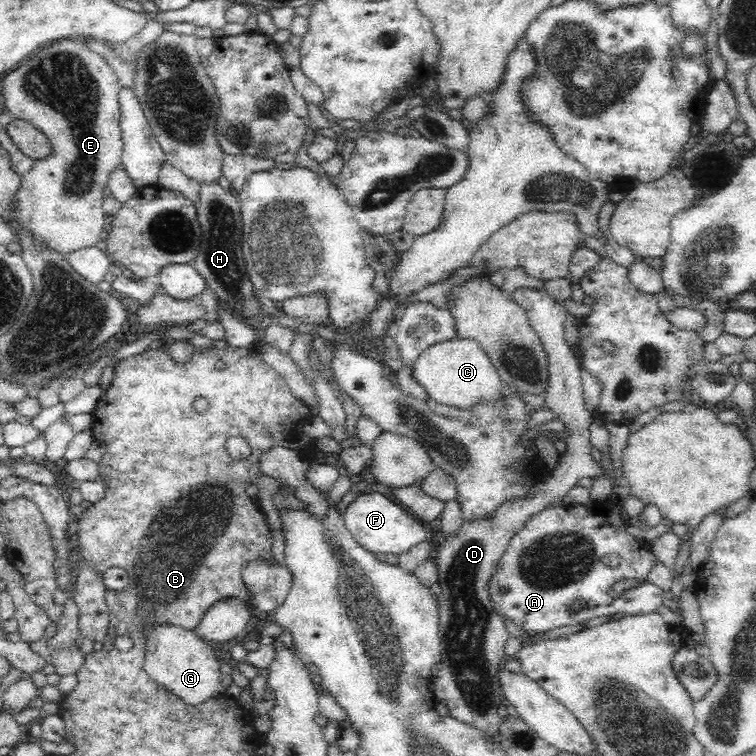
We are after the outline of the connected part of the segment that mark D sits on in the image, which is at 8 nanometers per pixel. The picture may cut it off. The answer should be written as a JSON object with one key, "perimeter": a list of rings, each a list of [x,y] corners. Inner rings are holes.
{"perimeter":[[[516,288],[513,299],[525,310],[530,326],[537,331],[542,348],[546,353],[546,370],[549,386],[545,390],[545,405],[566,425],[567,449],[544,485],[538,485],[520,500],[508,501],[498,506],[492,516],[482,522],[462,522],[460,529],[450,533],[437,556],[438,583],[442,593],[438,597],[438,636],[441,642],[442,670],[437,676],[430,676],[428,689],[437,702],[450,708],[450,716],[475,726],[478,730],[496,735],[502,722],[498,707],[504,700],[499,684],[498,670],[504,658],[504,647],[510,638],[502,618],[494,612],[488,595],[488,578],[494,572],[498,558],[504,554],[512,536],[519,532],[535,514],[542,510],[562,505],[563,498],[580,479],[597,479],[604,474],[590,454],[589,425],[593,413],[586,411],[583,402],[581,368],[576,356],[564,339],[564,322],[568,312],[562,302],[556,300],[544,288]]]}

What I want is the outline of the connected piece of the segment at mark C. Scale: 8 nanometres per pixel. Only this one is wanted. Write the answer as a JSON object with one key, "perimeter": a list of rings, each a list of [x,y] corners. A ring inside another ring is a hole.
{"perimeter":[[[453,338],[443,343],[437,342],[423,350],[412,364],[412,377],[416,383],[422,385],[429,398],[436,403],[452,406],[455,409],[473,409],[474,405],[486,405],[501,395],[504,395],[502,381],[494,365],[486,356],[482,347],[471,338]]]}

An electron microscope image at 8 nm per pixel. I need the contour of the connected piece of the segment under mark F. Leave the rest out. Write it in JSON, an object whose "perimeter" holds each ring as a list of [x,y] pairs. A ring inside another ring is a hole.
{"perimeter":[[[359,493],[343,512],[343,521],[354,541],[373,555],[401,555],[416,544],[426,541],[428,531],[413,515],[408,515],[397,503],[381,493]]]}

